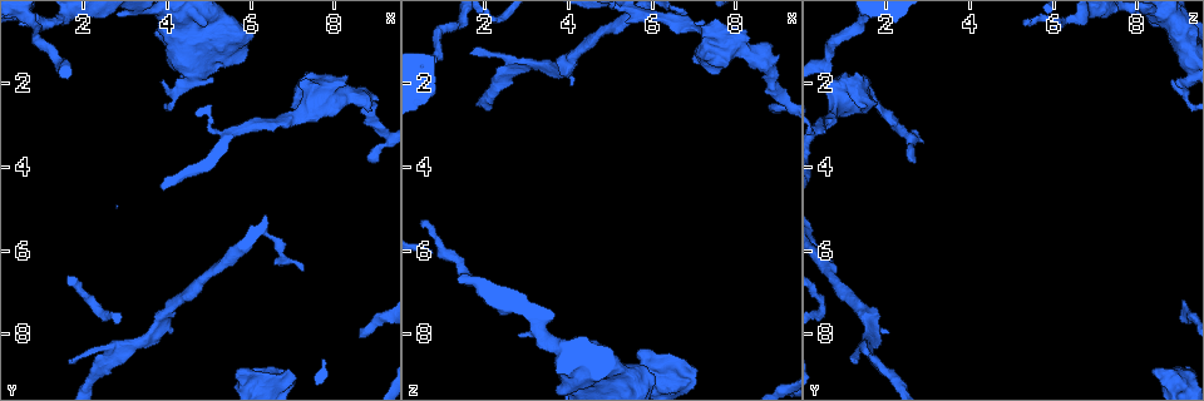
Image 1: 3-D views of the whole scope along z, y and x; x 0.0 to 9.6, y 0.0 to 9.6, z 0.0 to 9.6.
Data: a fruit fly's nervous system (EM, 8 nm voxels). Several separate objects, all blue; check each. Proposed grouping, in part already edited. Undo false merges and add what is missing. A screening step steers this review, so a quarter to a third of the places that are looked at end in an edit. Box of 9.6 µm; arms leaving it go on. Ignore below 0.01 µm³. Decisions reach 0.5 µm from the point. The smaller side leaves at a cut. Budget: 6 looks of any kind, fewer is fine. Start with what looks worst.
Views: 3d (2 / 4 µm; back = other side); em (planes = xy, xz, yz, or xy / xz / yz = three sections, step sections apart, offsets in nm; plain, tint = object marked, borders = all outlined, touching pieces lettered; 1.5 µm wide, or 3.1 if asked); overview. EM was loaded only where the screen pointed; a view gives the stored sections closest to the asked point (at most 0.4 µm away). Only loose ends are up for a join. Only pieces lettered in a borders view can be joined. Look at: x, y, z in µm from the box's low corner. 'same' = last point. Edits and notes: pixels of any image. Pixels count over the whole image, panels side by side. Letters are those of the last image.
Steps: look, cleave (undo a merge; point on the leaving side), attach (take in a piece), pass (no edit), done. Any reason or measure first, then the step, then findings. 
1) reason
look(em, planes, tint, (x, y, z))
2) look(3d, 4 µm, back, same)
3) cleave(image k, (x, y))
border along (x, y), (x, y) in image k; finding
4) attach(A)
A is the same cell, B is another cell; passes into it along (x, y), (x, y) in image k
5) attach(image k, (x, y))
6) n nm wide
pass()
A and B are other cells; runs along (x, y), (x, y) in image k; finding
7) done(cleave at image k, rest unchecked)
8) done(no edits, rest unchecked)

an open end
look(3d, 4 µm, (6.95, 8.80, 8.75))

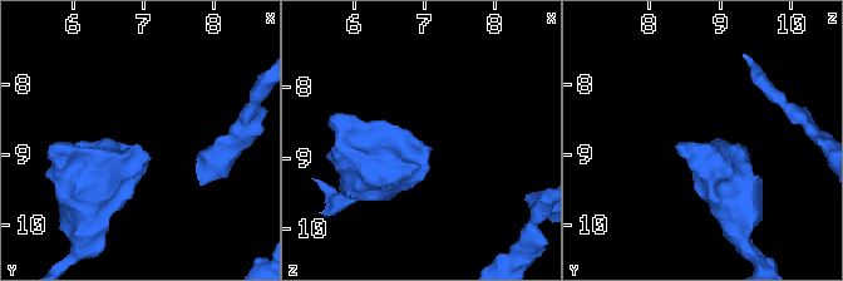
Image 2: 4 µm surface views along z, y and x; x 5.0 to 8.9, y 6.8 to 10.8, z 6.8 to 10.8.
look(em, planes, borders, (6.95, 8.85, 8.75))

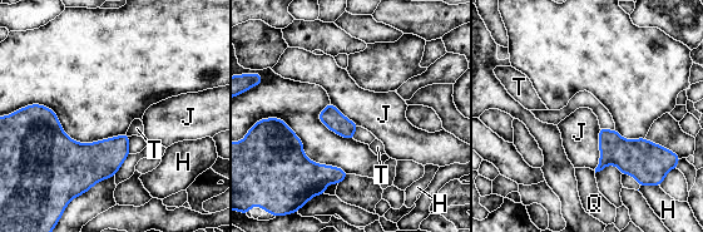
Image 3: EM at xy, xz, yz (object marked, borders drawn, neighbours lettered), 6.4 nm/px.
pass()
H, J, Q and T are other cells; no lettered piece goes on from it

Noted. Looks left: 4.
free end
look(em, yz, step 4, borders, (3.95, 2.00, 8.90))

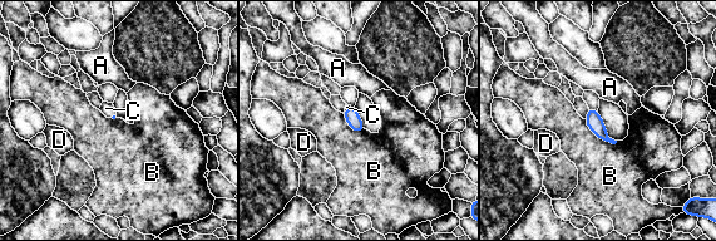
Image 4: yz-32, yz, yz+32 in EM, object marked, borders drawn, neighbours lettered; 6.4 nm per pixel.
cut it another way
look(em, xz, step 4, borders, same)

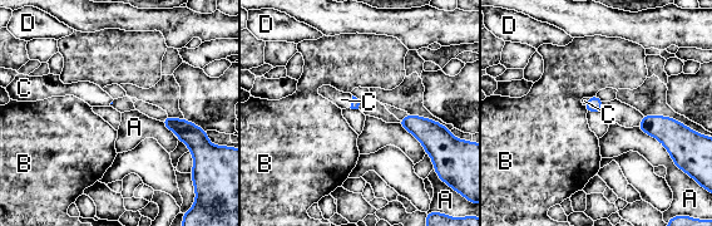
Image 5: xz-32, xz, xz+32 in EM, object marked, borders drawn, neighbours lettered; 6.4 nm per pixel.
attach(C)
C is the same cell, A, B and D are other cells; passes into it along (355, 102), (351, 102), (341, 99) in image 5; it goes on there

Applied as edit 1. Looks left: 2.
done(attach at image 5, rest unchecked)

